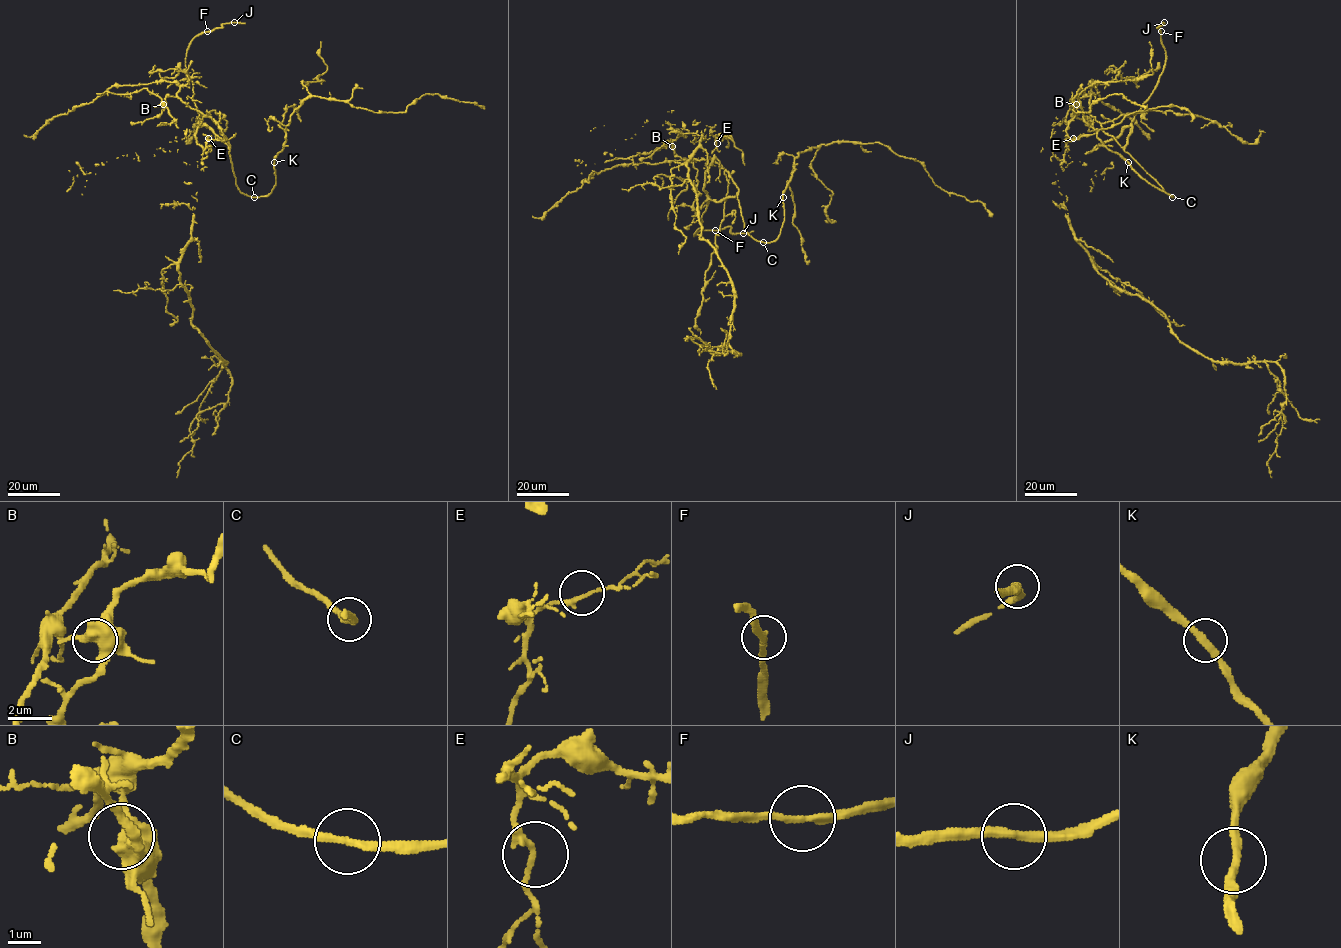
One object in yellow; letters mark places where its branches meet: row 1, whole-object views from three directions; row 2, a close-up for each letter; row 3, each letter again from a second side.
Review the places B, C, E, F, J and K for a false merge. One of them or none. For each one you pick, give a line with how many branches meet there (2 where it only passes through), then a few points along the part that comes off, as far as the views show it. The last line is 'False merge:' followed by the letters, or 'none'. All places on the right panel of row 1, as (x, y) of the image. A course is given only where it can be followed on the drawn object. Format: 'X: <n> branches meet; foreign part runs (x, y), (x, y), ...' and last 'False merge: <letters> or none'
False merge: none

